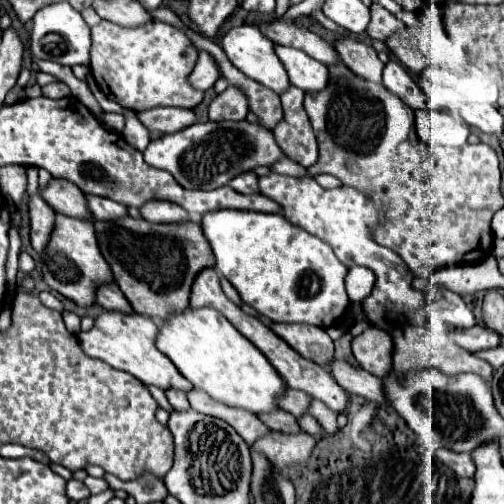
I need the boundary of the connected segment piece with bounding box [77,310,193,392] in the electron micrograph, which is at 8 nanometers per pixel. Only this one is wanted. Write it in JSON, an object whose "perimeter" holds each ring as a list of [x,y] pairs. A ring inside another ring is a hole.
{"perimeter":[[[105,310],[95,320],[95,326],[89,332],[79,332],[77,338],[87,356],[99,358],[113,368],[125,370],[147,386],[157,386],[161,390],[175,388],[175,390],[183,390],[183,392],[193,390],[193,384],[175,368],[175,364],[163,352],[157,350],[157,346],[155,346],[157,334],[159,334],[157,324],[147,316],[139,316],[139,314],[123,316],[123,314]]]}

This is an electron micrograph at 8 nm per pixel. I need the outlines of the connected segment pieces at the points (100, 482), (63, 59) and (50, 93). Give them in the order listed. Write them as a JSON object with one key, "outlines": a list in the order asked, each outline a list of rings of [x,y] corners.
{"outlines":[[[[87,476],[87,478],[85,478],[85,484],[87,484],[87,488],[91,490],[91,494],[99,494],[99,492],[105,492],[105,490],[109,488],[109,484],[105,482],[105,478]]],[[[65,2],[45,6],[39,10],[33,18],[33,30],[31,30],[31,54],[41,60],[53,60],[63,66],[75,66],[75,64],[89,64],[89,26],[83,20],[83,16],[71,8]]],[[[51,82],[43,86],[43,96],[47,98],[65,98],[69,96],[69,88],[63,82]]]]}

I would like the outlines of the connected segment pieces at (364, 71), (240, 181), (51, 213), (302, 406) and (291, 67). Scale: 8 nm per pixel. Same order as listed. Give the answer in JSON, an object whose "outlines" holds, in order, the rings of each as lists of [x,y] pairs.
{"outlines":[[[[343,38],[335,44],[335,50],[339,52],[343,64],[357,74],[363,80],[381,84],[381,70],[383,62],[377,58],[377,52],[373,46],[367,46],[363,42],[357,42],[353,38]]],[[[255,172],[239,174],[229,182],[229,186],[233,190],[239,190],[241,194],[253,194],[253,192],[259,192],[259,176]]],[[[39,196],[29,198],[29,212],[31,212],[31,244],[37,252],[43,252],[49,244],[51,230],[55,228],[55,210]]],[[[287,388],[285,394],[279,398],[279,406],[291,414],[295,414],[297,418],[305,416],[309,406],[311,406],[311,396],[307,396],[305,392],[299,392],[299,390],[291,390]]],[[[275,46],[279,60],[287,66],[287,74],[293,86],[301,88],[303,92],[321,92],[329,84],[329,68],[321,62],[313,60],[305,52],[287,46]]]]}

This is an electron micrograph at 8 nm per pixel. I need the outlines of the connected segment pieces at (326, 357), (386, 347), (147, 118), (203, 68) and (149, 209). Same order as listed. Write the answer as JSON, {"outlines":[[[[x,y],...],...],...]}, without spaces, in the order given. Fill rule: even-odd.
{"outlines":[[[[273,324],[271,330],[293,346],[303,358],[323,366],[333,360],[335,346],[325,328],[311,324]]],[[[367,328],[351,340],[353,356],[363,370],[383,378],[391,370],[391,338],[383,330]]],[[[155,108],[147,112],[139,112],[137,116],[151,132],[159,132],[159,134],[171,134],[175,130],[187,128],[197,122],[195,110],[187,110],[187,108]]],[[[201,50],[197,64],[195,64],[193,72],[189,74],[189,84],[191,84],[195,90],[205,92],[205,90],[209,90],[209,88],[215,84],[217,78],[219,78],[219,70],[217,70],[217,66],[215,66],[211,54],[207,54],[207,52]]],[[[147,202],[147,206],[143,206],[141,210],[143,218],[147,222],[155,222],[155,224],[177,224],[177,222],[189,222],[189,214],[187,210],[183,210],[181,206],[175,206],[171,202]]]]}

